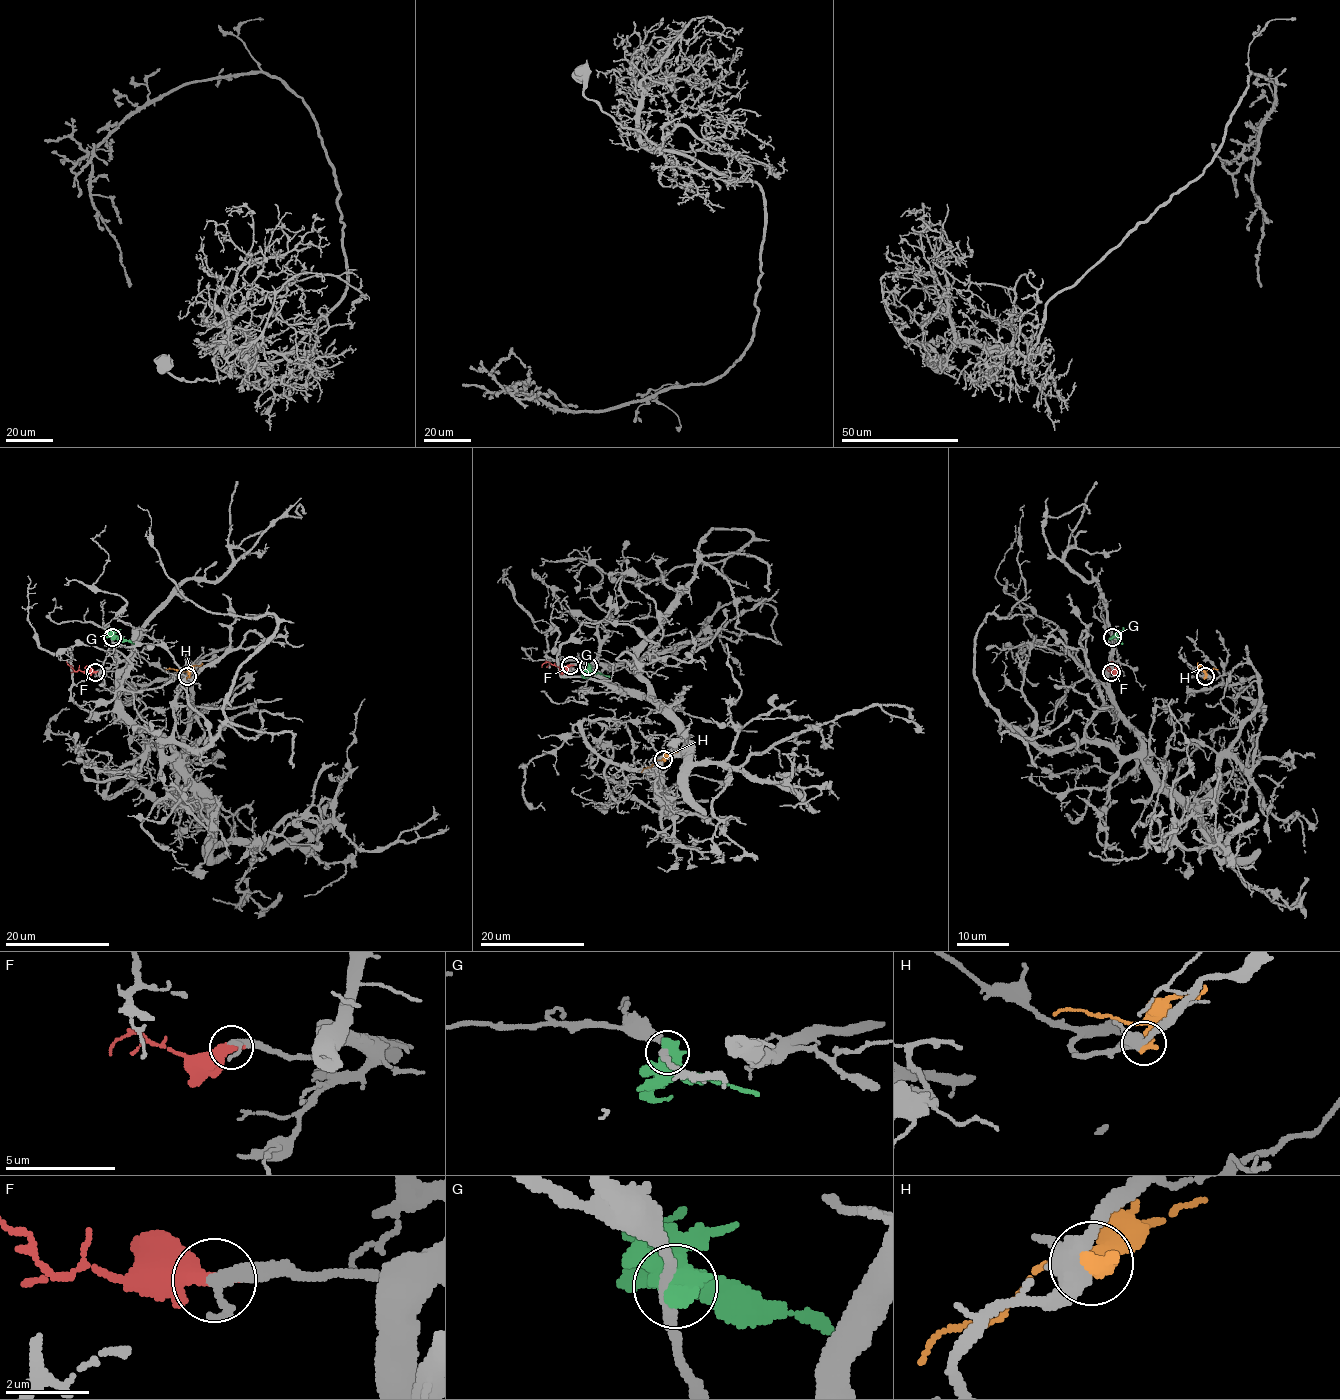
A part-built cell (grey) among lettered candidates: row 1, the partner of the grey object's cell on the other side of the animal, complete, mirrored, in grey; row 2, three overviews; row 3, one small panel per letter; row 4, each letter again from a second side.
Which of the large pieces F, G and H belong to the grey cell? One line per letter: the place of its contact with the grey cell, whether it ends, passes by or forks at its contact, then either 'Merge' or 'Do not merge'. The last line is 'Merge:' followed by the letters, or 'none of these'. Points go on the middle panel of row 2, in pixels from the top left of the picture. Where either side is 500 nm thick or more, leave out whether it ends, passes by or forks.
F: Touches grey at (570, 665). It ends there. Merge
G: Touches grey at (588, 666). Do not merge
H: Touches grey at (663, 759). It ends there. Do not merge
Merge: F

